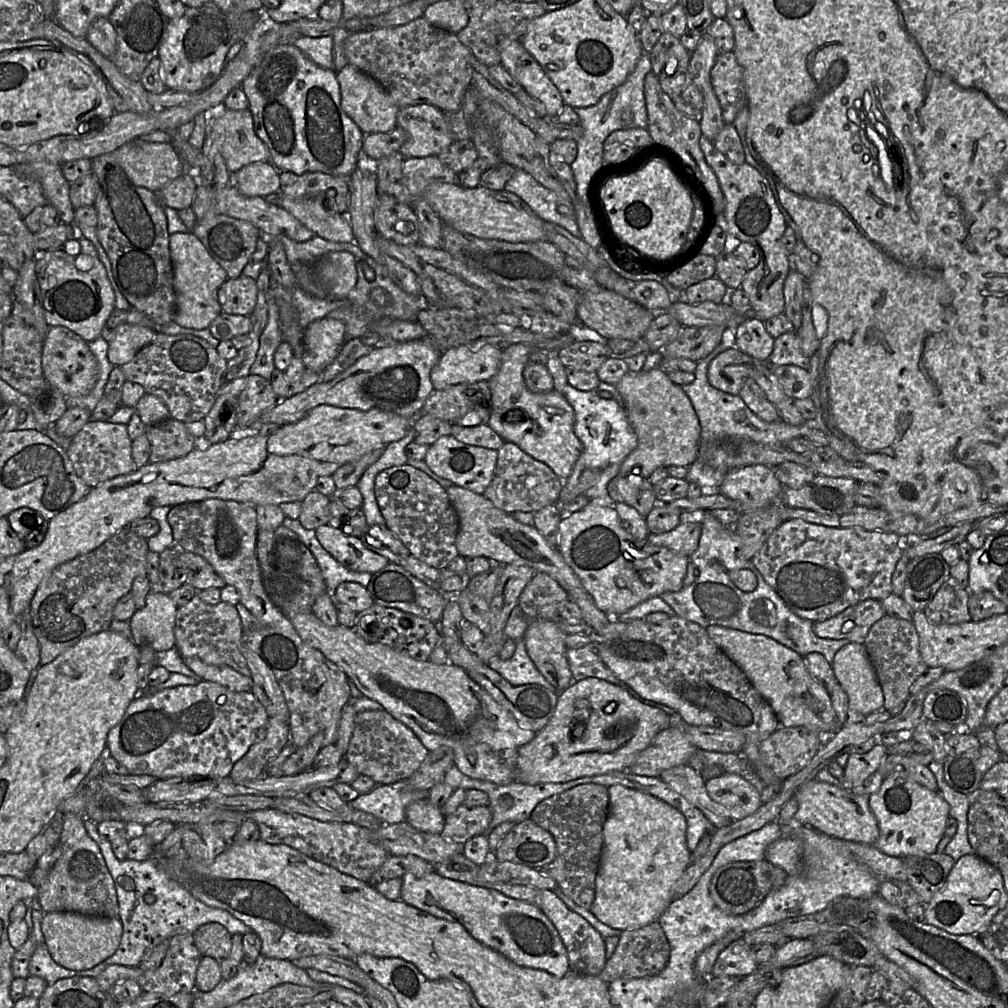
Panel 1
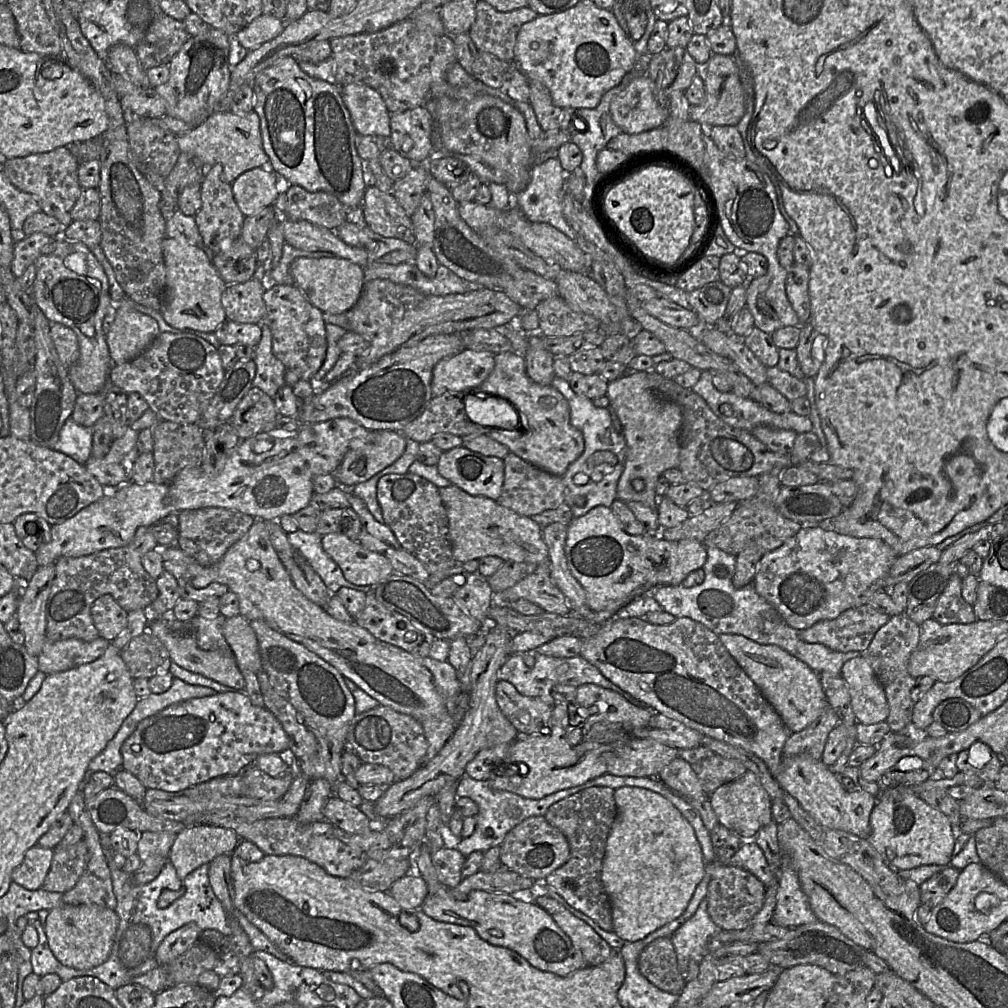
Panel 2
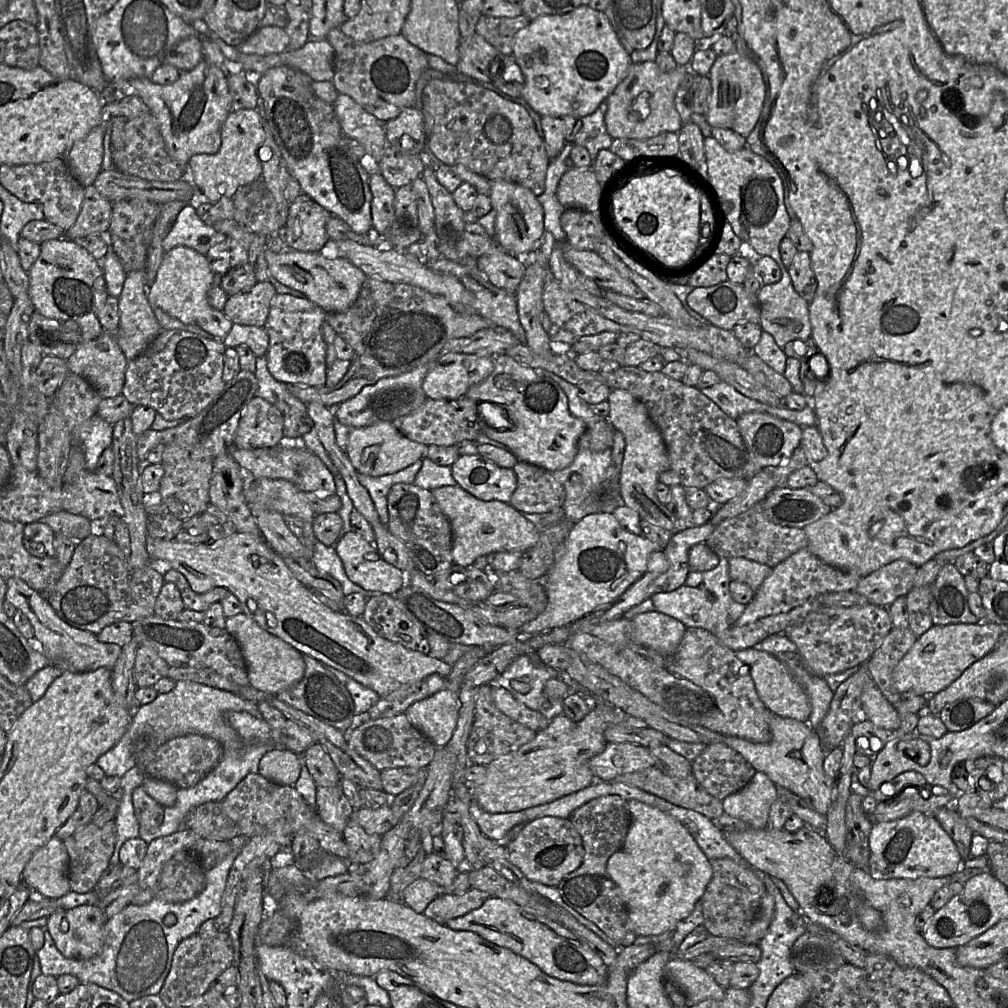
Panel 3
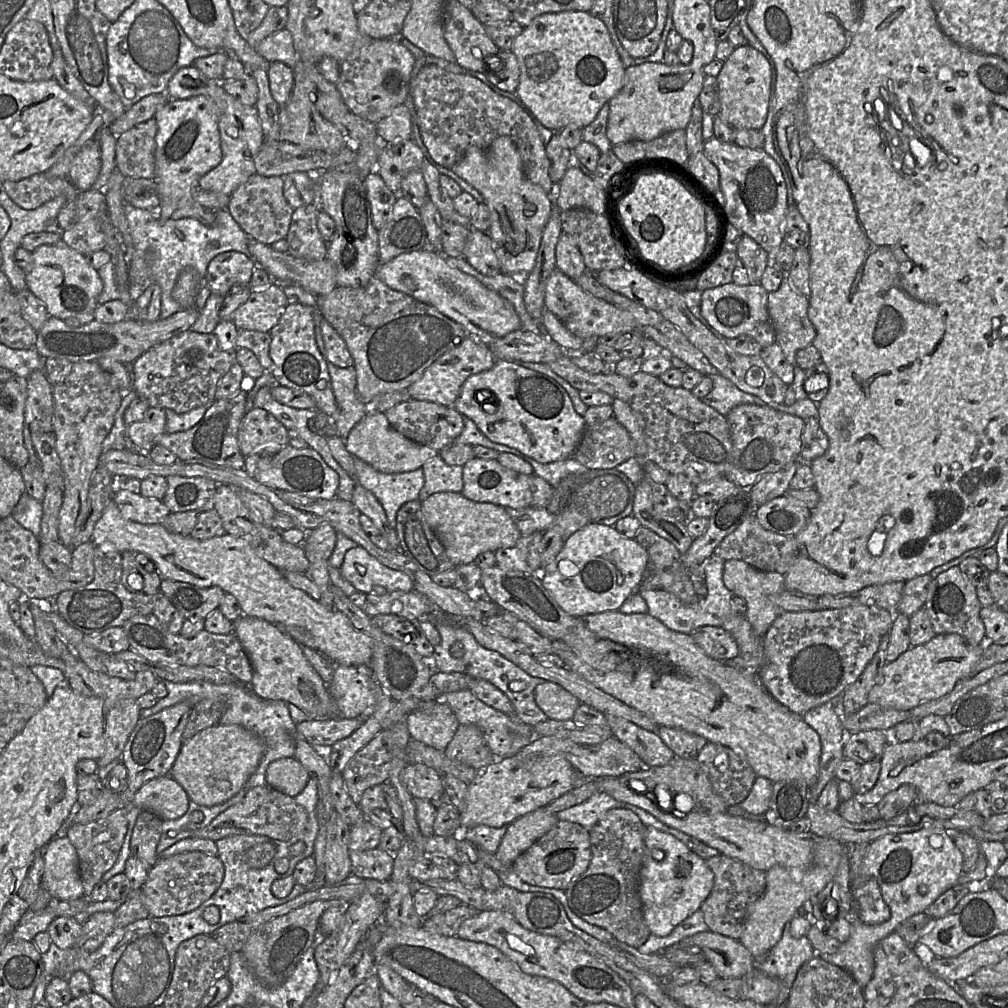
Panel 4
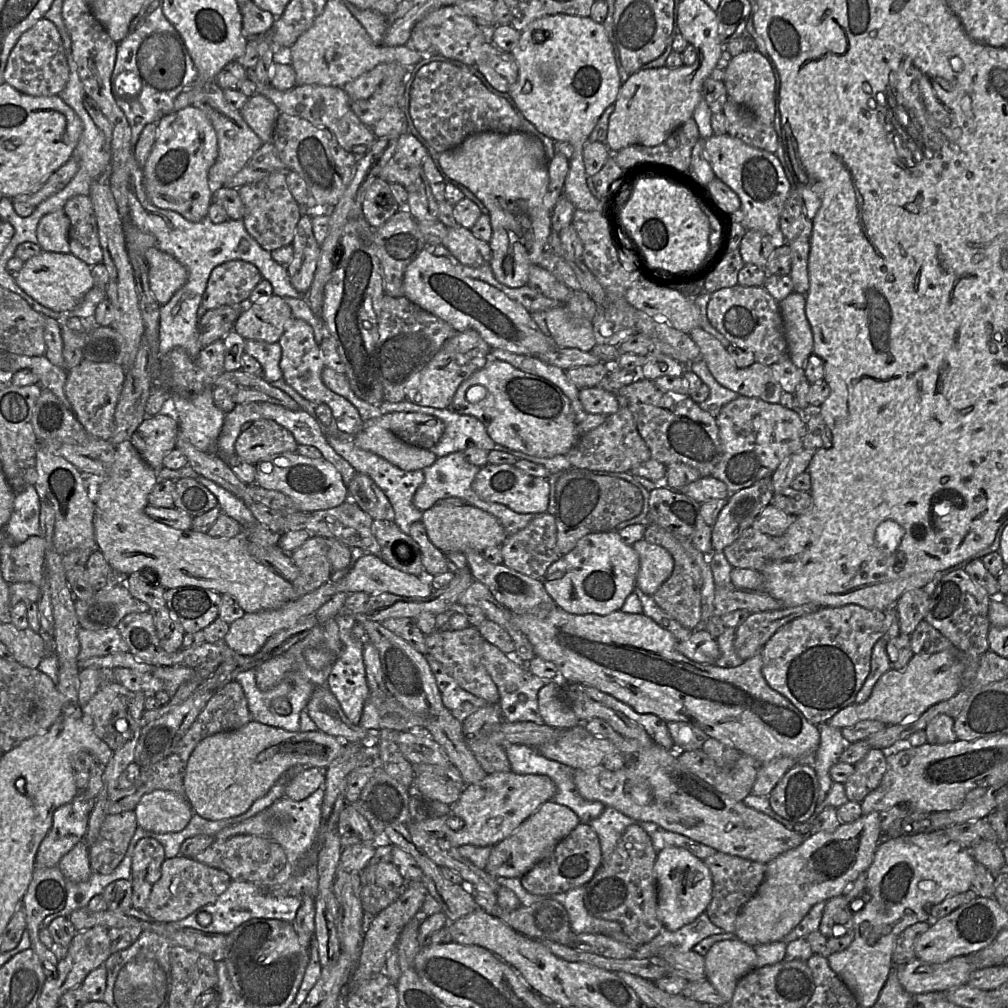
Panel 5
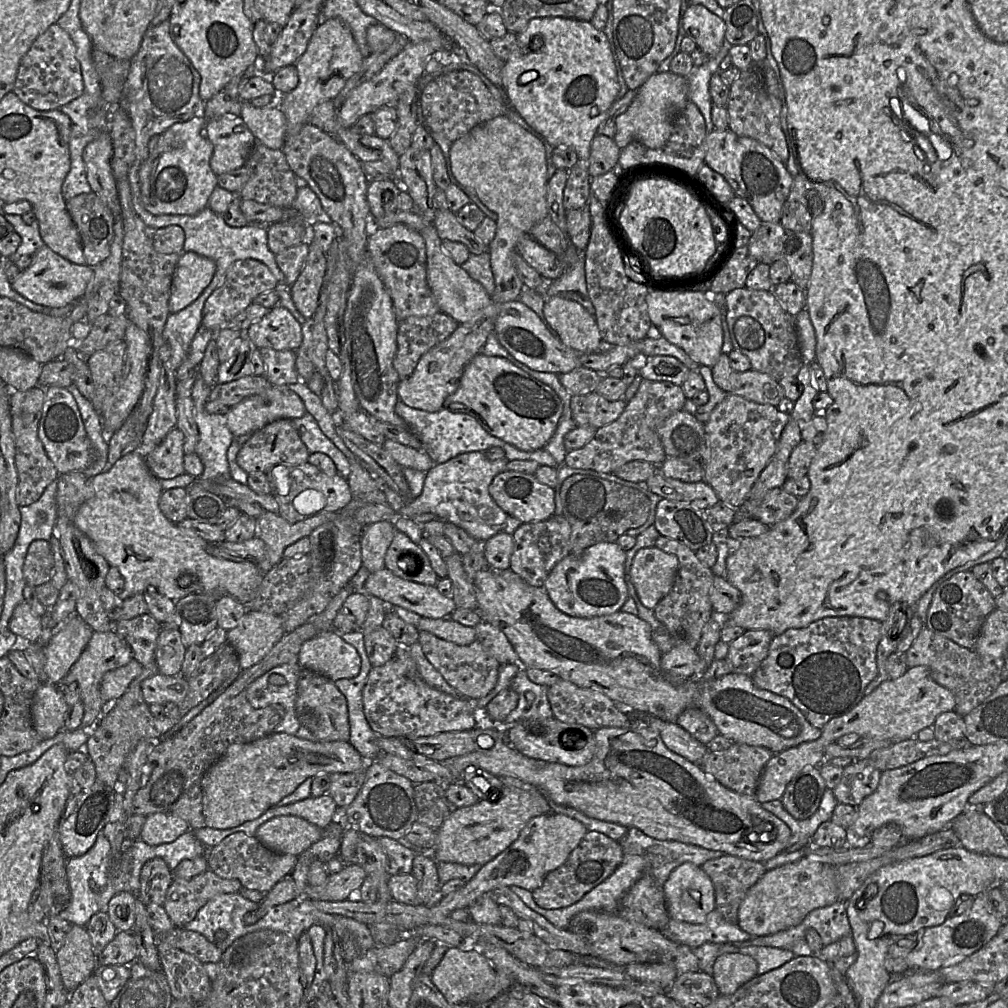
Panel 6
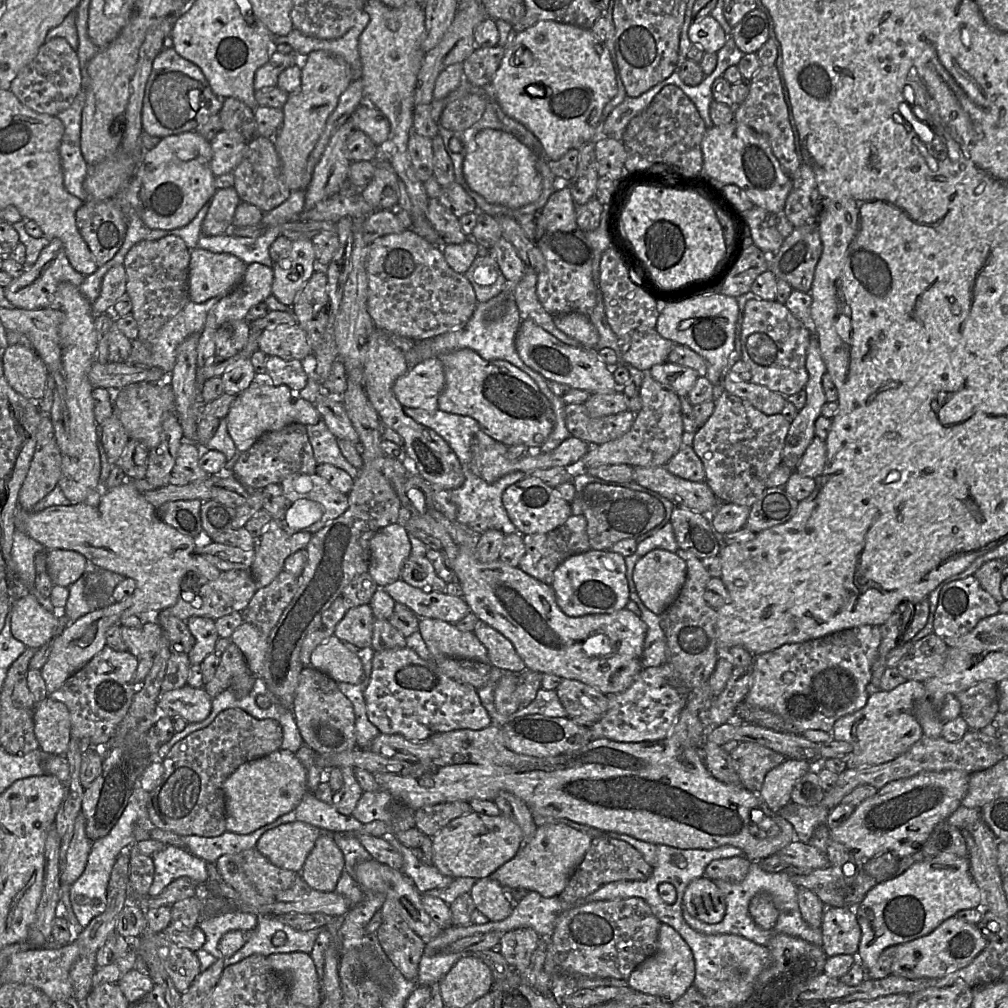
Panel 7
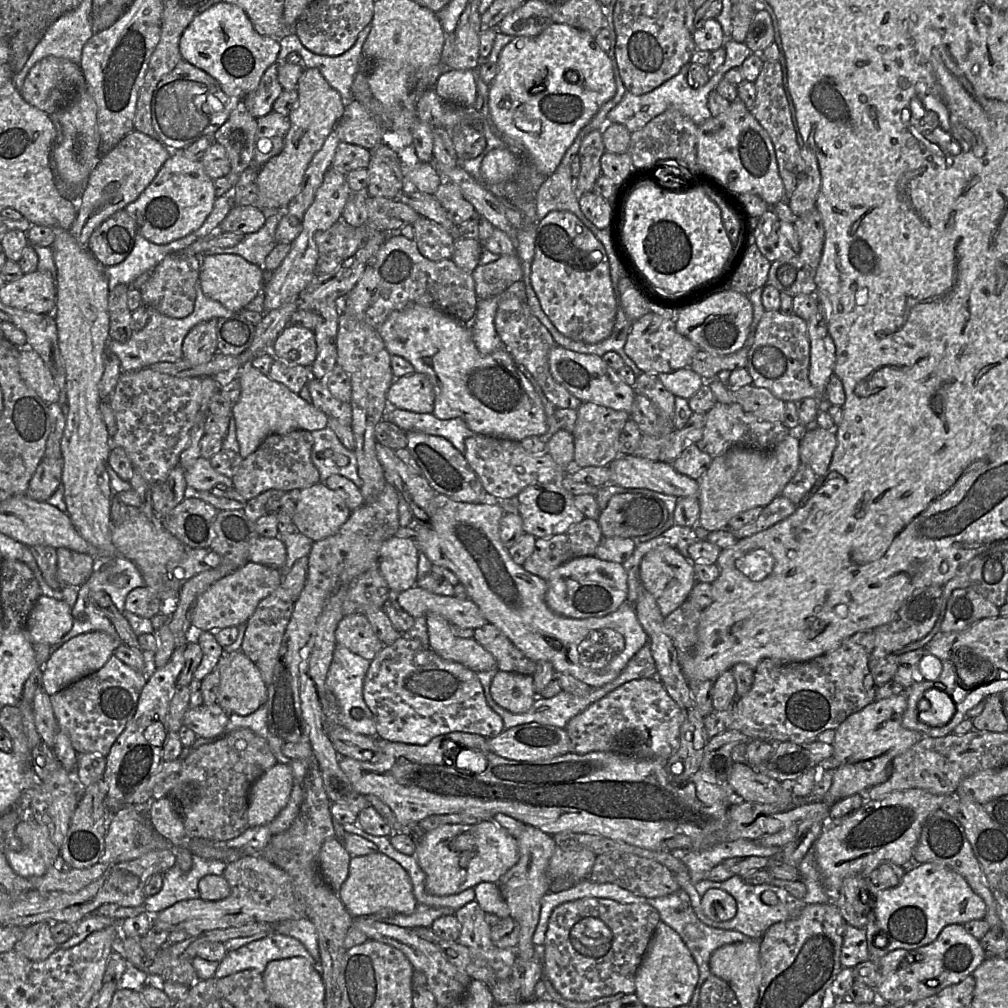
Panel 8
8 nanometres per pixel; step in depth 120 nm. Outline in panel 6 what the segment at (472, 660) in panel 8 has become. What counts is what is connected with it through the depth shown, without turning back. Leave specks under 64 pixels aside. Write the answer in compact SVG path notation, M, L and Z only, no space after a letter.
M422 617L417 628L457 645L469 645L476 640L475 627L462 625L451 617L442 619Z

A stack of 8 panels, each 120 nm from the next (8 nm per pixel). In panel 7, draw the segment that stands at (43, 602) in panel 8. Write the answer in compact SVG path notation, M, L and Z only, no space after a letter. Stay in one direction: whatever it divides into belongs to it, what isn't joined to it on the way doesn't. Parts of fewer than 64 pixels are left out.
M33 594L15 599L11 606L11 632L26 647L38 649L55 636L58 616L46 610Z

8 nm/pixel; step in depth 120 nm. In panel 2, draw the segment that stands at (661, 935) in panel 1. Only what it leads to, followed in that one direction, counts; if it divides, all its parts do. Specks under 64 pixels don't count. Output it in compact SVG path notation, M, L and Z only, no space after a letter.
M661 937L648 944L638 957L641 974L662 991L679 995L686 978L677 966L674 946L670 938Z

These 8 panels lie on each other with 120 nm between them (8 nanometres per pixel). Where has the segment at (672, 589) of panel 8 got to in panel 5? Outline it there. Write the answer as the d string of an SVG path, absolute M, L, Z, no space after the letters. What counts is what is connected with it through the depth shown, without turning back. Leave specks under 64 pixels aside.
M642 539L633 544L639 555L640 568L636 586L645 594L653 596L658 588L670 577L674 560L663 547Z

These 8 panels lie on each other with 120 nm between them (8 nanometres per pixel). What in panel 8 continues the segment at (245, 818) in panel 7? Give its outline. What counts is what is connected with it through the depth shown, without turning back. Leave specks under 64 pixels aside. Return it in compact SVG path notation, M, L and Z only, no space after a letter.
M278 762L266 771L249 791L249 828L274 820L287 805L293 785L294 776L289 762Z

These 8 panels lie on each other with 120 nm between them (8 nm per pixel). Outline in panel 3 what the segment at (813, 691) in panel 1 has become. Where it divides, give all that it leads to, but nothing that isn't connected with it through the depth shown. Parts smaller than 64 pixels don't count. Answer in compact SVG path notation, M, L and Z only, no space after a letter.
M756 647L736 651L735 655L748 667L756 692L771 713L783 718L808 723L811 713L808 697L800 683L795 680L787 667L780 660Z

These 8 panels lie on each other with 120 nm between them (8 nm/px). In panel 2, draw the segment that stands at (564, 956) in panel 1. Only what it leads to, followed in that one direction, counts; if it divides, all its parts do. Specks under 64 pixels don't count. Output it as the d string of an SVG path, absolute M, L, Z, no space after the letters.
M428 847L420 848L415 855L413 867L413 871L409 870L408 875L421 876L427 883L428 894L421 909L431 918L440 922L470 926L483 940L517 952L542 971L568 976L586 966L583 955L574 947L567 934L550 914L534 903L530 894L526 894L530 890L520 890L512 894L473 890L466 900L460 901L454 899L449 892L451 888L439 880Z

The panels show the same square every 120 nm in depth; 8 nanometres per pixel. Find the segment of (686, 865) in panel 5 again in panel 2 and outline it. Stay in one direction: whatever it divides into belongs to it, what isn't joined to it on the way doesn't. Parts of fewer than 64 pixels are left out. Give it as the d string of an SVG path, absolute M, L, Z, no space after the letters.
M624 786L614 789L617 815L607 838L601 881L611 902L614 933L626 942L642 940L686 910L707 862L694 829L680 811L660 794L651 790Z

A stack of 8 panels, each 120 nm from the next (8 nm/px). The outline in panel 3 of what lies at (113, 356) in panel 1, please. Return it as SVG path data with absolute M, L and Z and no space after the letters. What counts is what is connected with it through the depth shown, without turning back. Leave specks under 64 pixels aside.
M145 270L127 274L122 292L118 297L119 325L114 334L116 342L127 360L140 355L162 331L153 314L153 307L147 301L147 274Z

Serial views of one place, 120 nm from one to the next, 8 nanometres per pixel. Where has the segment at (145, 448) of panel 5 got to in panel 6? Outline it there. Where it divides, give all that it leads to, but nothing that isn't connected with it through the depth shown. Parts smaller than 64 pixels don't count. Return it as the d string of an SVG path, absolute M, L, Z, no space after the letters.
M175 427L160 445L144 457L147 466L158 479L172 479L186 473L183 444L183 433Z

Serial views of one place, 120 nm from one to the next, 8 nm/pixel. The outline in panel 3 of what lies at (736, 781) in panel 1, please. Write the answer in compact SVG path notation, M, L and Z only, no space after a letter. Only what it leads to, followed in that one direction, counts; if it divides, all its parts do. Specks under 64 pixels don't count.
M756 771L750 782L722 800L724 813L744 821L749 828L765 829L771 806L777 799L777 786Z

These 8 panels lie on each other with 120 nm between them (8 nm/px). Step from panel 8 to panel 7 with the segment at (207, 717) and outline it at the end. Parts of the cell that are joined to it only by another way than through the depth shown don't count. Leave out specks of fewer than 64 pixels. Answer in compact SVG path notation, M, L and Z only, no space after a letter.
M186 684L179 689L161 691L157 710L169 717L180 716L187 723L199 723L211 713L212 699L203 688L193 688Z

